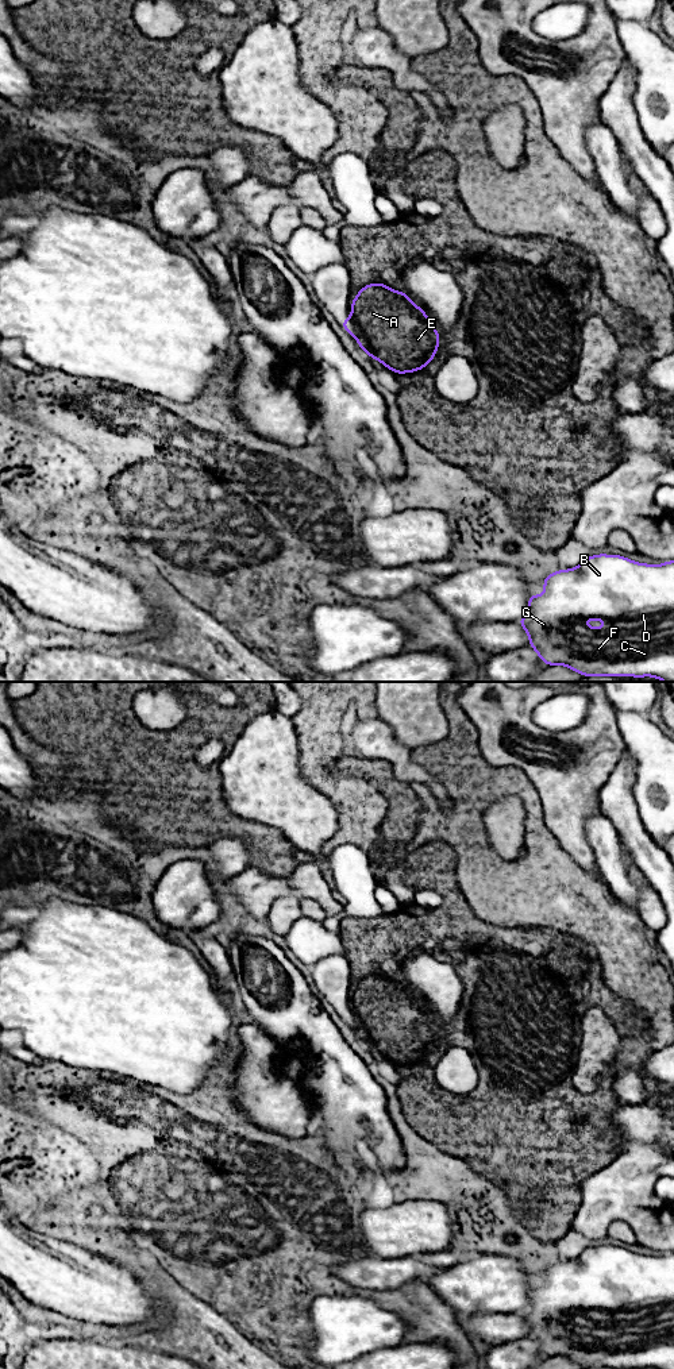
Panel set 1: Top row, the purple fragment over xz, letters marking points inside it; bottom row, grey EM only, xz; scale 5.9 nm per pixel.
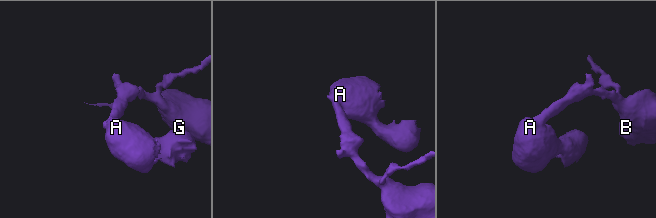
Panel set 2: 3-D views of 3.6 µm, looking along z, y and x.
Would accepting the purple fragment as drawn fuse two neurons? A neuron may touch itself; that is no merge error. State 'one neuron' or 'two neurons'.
two neurons

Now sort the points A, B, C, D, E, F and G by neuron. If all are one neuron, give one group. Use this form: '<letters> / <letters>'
A E / B C D F G

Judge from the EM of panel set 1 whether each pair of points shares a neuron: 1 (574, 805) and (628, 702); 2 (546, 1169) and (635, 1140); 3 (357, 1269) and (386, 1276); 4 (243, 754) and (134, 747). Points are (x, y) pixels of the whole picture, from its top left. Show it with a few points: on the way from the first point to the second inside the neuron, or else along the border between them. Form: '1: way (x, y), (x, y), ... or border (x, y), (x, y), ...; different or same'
1: border (605, 695), (616, 710); different
2: border (612, 1114), (621, 1145), (601, 1168); different
3: way (364, 1272), (380, 1273); same
4: border (245, 725), (239, 737), (227, 752); different

